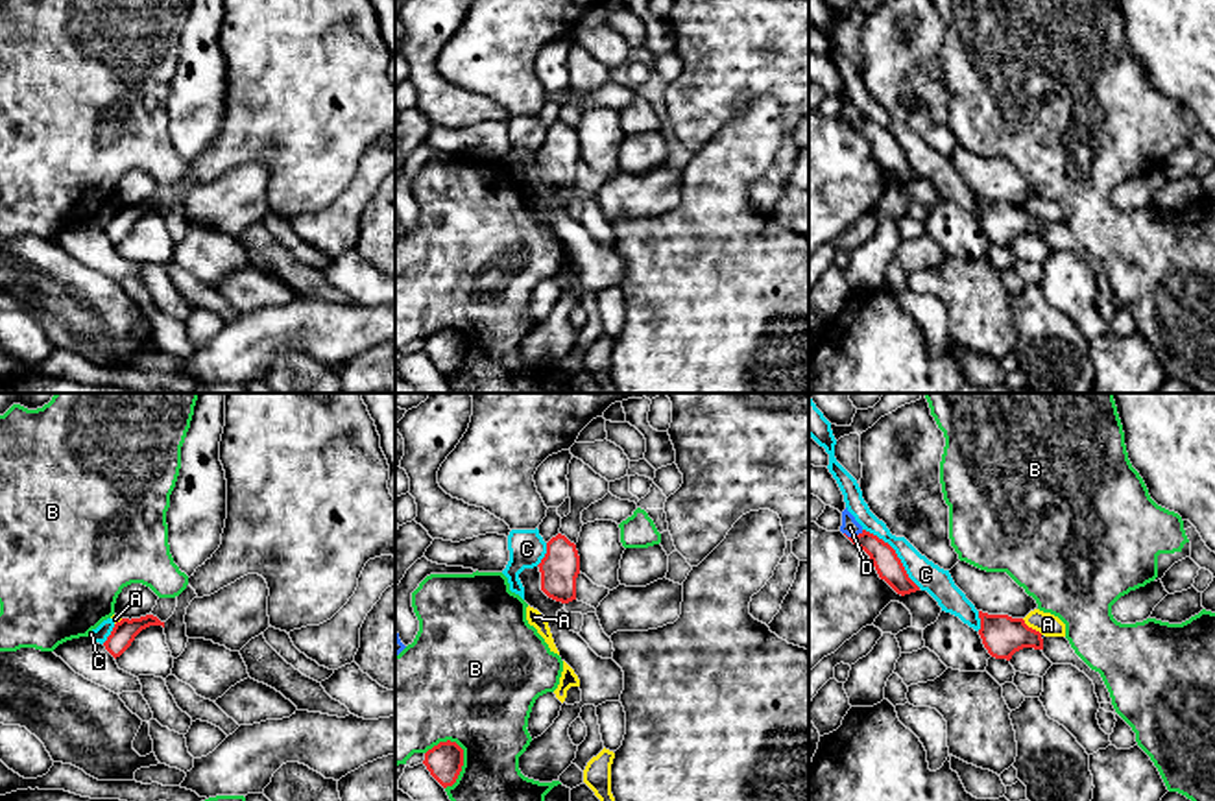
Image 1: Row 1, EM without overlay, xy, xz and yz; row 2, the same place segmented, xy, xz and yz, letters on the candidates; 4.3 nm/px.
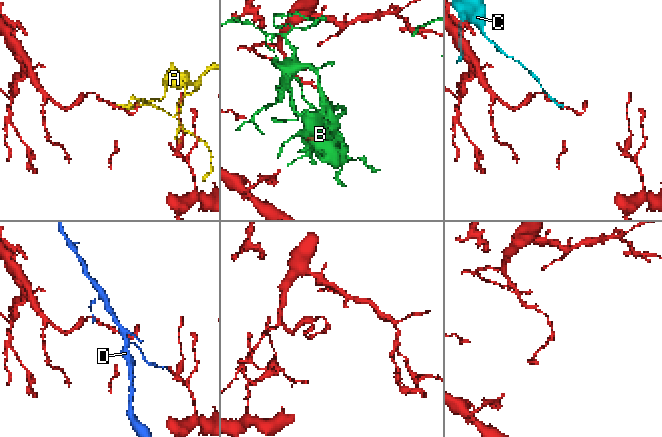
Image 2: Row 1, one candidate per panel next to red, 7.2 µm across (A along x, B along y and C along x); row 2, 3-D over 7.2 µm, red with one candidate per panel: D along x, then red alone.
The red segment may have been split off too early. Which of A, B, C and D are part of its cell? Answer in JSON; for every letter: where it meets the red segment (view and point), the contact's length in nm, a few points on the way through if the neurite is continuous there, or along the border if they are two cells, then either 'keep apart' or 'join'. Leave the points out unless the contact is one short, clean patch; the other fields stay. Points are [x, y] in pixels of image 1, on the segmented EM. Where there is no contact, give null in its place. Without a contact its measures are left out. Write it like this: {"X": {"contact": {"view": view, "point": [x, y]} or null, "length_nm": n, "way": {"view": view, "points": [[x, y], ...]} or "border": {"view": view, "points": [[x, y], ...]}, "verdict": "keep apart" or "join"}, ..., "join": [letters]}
{"A": {"contact": {"view": "yz", "point": [1031, 628]}, "length_nm": 120, "verdict": "keep apart"}, "B": {"contact": {"view": "xz", "point": [462, 765]}, "length_nm": 220, "verdict": "keep apart"}, "C": {"contact": {"view": "yz", "point": [896, 554]}, "length_nm": 360, "verdict": "keep apart"}, "D": {"contact": {"view": "yz", "point": [854, 537]}, "length_nm": 90, "border": {"view": "yz", "points": [[863, 530], [855, 536], [844, 534]]}, "verdict": "keep apart"}, "join": []}

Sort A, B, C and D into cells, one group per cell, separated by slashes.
A / B / C / D

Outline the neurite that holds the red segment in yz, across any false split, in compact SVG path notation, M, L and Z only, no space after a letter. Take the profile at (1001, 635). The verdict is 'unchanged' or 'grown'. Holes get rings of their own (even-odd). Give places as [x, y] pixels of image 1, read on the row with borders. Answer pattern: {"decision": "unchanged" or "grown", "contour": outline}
{"decision": "unchanged", "contour": "M979 611L979 618L982 644L995 659L1010 661L1023 648L1043 650L1041 633L1029 628L1023 618L988 615L982 611Z"}

